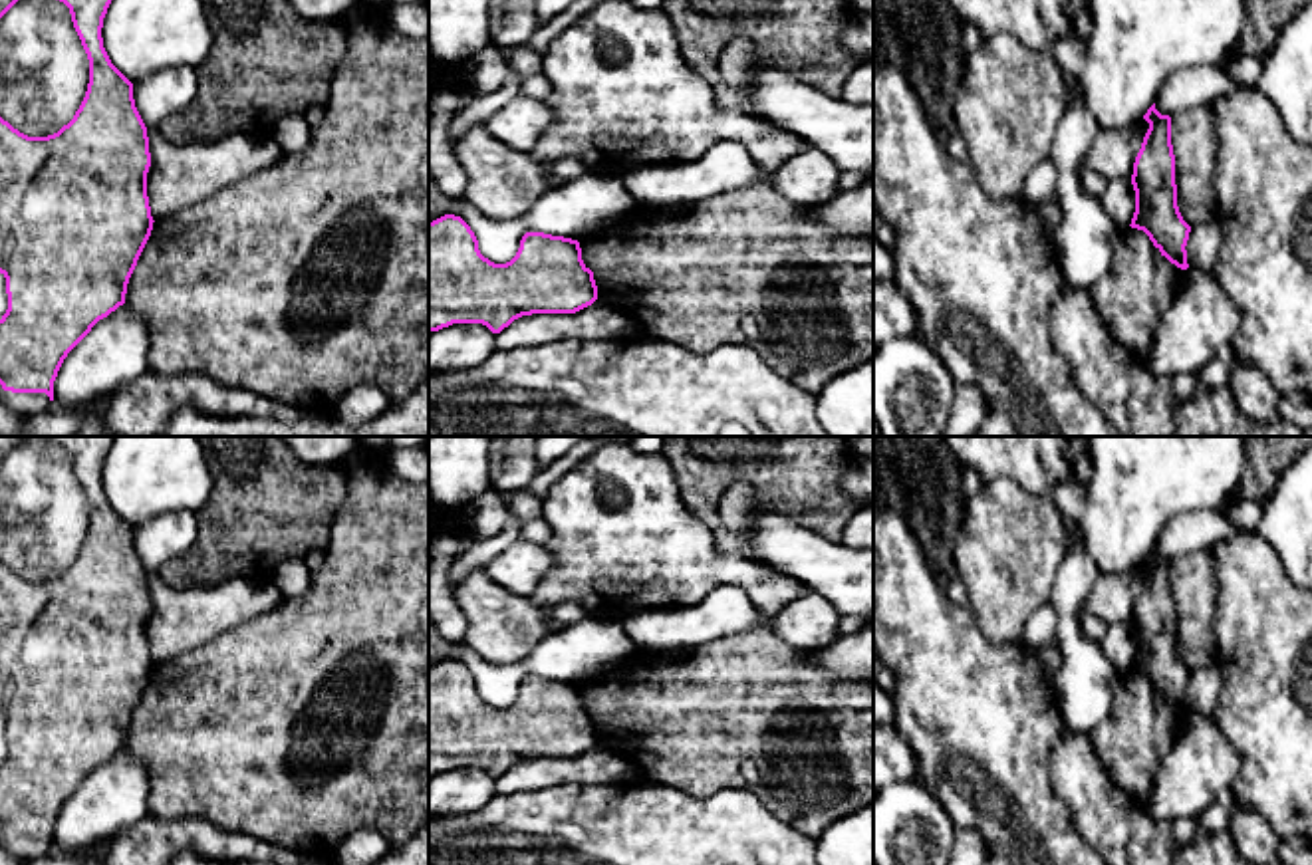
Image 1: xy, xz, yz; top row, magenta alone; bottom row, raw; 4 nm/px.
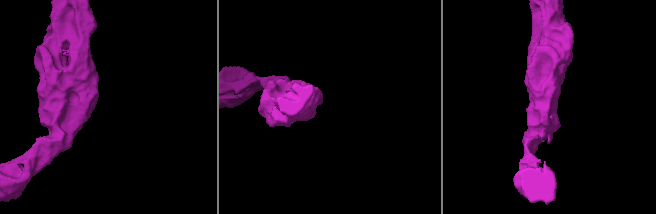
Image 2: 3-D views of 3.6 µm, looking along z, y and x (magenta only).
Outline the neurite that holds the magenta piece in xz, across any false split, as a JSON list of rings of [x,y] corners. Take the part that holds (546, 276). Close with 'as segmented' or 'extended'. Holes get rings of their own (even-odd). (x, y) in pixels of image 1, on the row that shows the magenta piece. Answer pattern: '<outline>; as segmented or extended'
[[[455,214],[429,222],[429,333],[453,323],[482,323],[500,333],[532,313],[576,313],[597,300],[593,272],[582,260],[578,240],[526,232],[516,256],[494,264],[478,250],[470,226]]]; as segmented

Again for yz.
[[[1153,103],[1143,119],[1149,129],[1133,163],[1135,212],[1129,226],[1143,230],[1161,256],[1187,270],[1185,246],[1191,226],[1177,206],[1171,117],[1161,115]]]; as segmented

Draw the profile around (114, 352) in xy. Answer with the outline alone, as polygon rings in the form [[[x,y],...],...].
[[[127,302],[99,319],[91,331],[67,353],[54,381],[58,409],[87,409],[99,405],[111,391],[129,385],[149,371],[149,323],[147,315]]]

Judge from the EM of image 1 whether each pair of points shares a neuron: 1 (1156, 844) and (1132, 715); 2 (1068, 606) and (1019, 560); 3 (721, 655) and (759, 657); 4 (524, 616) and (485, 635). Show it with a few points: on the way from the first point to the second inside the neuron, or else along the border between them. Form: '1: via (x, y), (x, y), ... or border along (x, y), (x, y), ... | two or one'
1: border along (1106, 772), (1142, 804) | two
2: border along (1068, 548), (1049, 600) | two
3: via (731, 657), (749, 657) | one
4: via (515, 625), (495, 631) | one

